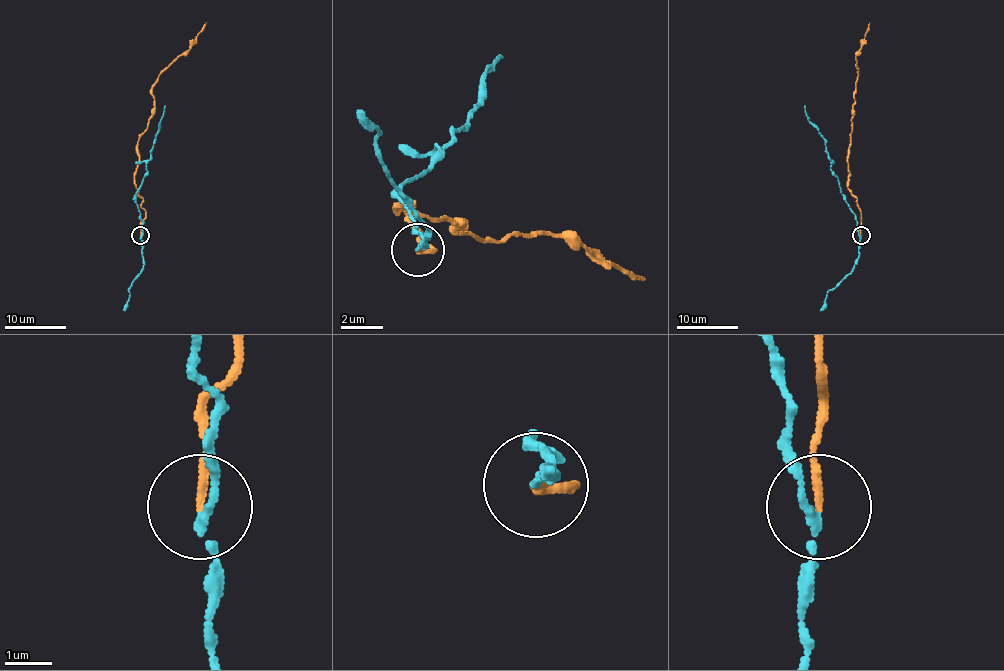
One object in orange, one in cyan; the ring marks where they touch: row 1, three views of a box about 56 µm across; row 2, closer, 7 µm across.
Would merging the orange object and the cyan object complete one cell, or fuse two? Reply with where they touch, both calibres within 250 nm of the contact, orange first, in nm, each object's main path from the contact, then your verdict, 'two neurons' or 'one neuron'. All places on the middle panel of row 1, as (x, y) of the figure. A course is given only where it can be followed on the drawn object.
at (417, 250); 170 nm thick on the orange side, 130 nm on the other; orange runs (419, 251), (434, 251), (403, 203), (482, 240), (572, 235), (646, 277); cyan runs (419, 251), (424, 235), (413, 230), (403, 182), (461, 130), (487, 66), (503, 56); two neurons

